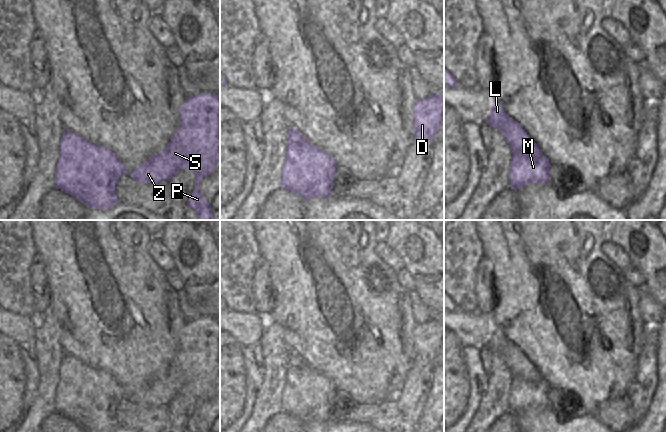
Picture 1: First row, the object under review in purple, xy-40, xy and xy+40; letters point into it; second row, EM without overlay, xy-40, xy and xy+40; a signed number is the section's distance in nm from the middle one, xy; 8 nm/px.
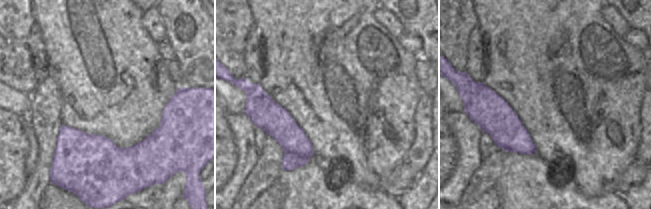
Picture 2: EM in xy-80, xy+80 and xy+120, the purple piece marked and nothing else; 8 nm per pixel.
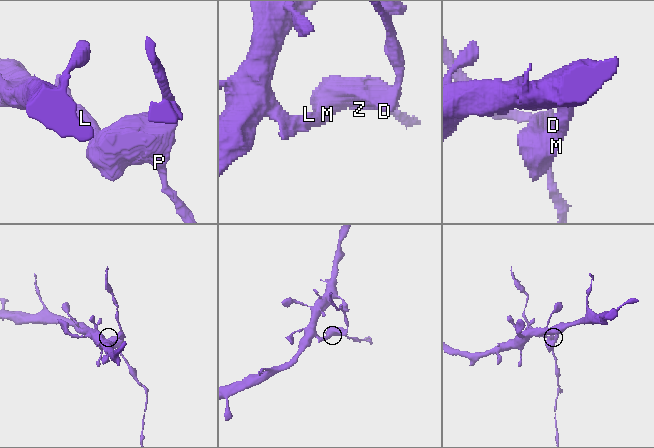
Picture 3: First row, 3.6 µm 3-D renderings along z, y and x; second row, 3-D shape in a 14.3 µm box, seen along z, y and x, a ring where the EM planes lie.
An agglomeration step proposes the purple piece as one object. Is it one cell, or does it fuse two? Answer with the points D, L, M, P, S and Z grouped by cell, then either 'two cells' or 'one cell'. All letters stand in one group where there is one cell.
D M P S Z / L | two cells

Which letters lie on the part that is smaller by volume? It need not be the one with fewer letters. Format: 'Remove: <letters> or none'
Remove: D, M, P, S, Z

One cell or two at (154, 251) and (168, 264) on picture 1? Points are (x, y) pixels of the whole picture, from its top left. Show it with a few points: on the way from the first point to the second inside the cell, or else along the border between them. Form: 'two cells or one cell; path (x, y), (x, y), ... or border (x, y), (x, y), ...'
one cell; path (157, 253), (165, 261)

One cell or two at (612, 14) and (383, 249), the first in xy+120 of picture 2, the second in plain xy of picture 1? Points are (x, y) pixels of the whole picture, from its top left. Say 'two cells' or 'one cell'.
one cell

